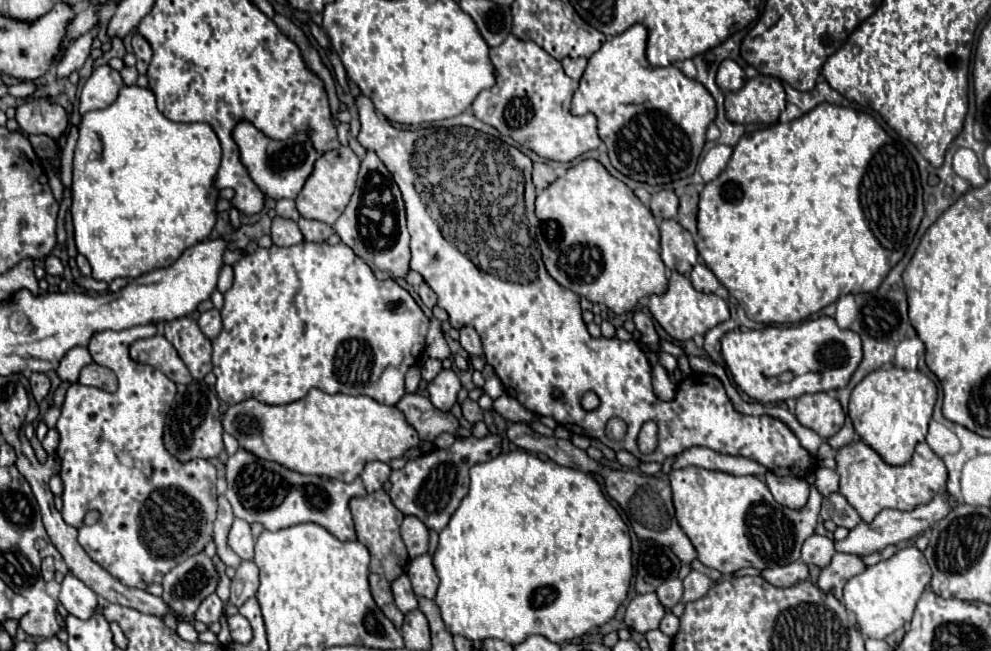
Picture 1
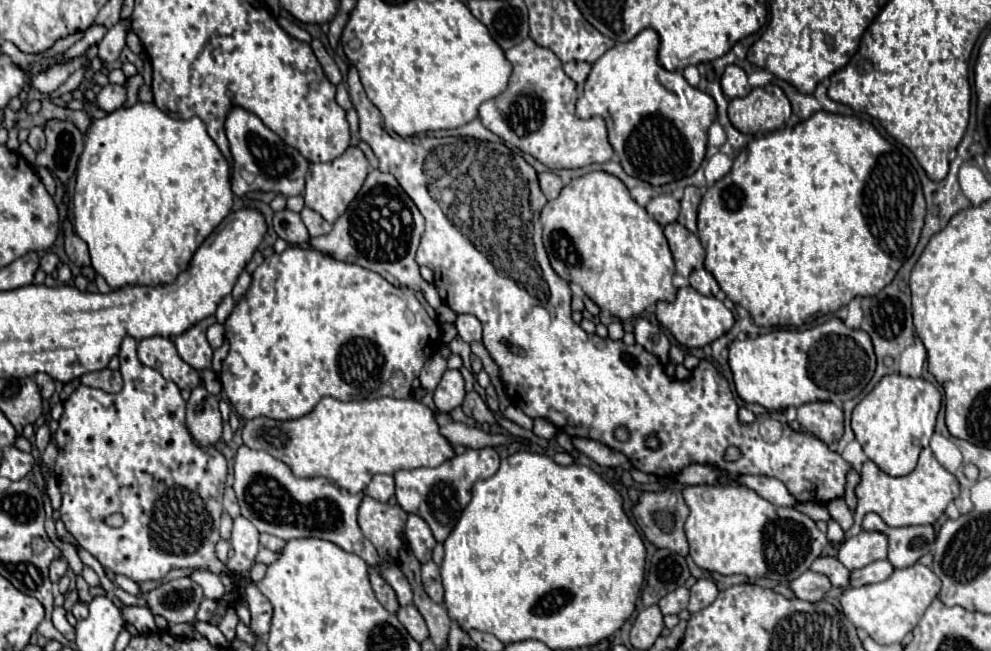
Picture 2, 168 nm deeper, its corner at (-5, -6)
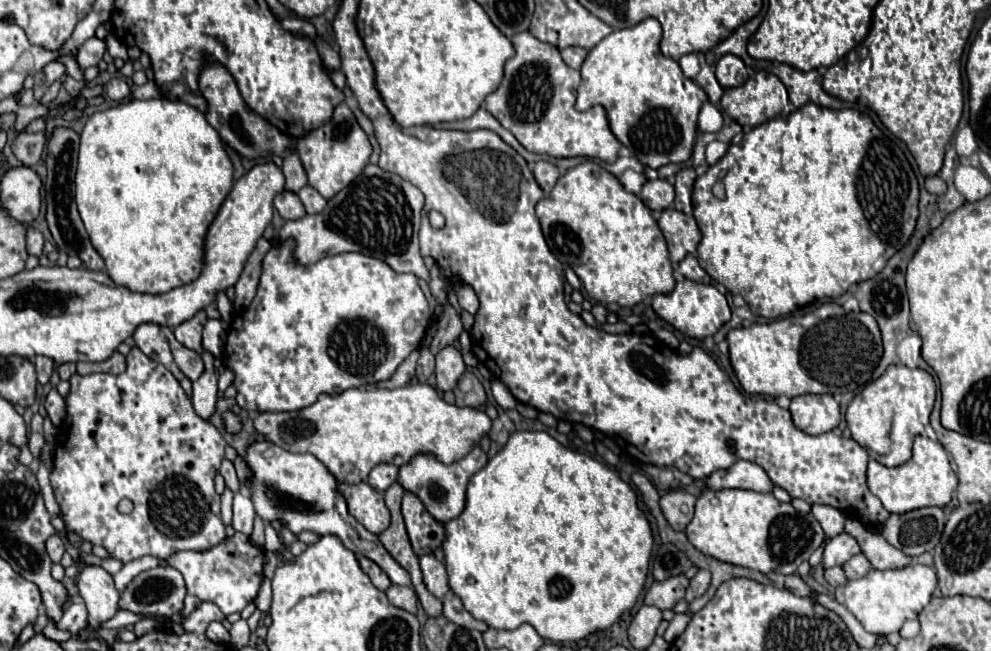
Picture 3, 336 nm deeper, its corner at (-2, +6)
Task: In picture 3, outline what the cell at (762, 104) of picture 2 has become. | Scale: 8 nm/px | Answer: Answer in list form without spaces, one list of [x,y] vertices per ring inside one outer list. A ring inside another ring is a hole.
[[[759,71],[745,85],[725,89],[721,97],[723,111],[739,125],[757,127],[781,115],[787,105],[787,89],[773,75]]]

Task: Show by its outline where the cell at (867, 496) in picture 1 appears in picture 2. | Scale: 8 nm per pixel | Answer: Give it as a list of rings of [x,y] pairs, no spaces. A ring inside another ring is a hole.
[[[930,447],[922,449],[916,469],[910,475],[904,475],[904,477],[890,477],[884,471],[880,471],[872,461],[866,461],[862,465],[862,483],[856,487],[858,507],[856,507],[856,513],[854,513],[854,527],[844,533],[844,542],[862,531],[862,527],[860,527],[862,517],[870,511],[878,513],[888,527],[930,525],[940,515],[944,515],[948,503],[954,501],[958,497],[958,493],[960,493],[958,479],[952,473],[948,473],[936,461]]]

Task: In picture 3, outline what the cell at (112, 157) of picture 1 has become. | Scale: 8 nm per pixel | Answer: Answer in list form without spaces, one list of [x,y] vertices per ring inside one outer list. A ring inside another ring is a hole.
[[[133,99],[129,103],[121,103],[117,107],[111,107],[107,111],[93,113],[81,133],[81,149],[79,149],[79,167],[75,175],[75,189],[77,189],[77,209],[85,223],[85,229],[91,237],[93,247],[103,257],[109,277],[123,287],[129,287],[131,291],[141,293],[165,293],[169,289],[175,289],[179,285],[187,285],[193,279],[199,277],[203,269],[203,241],[205,233],[215,219],[221,203],[225,201],[227,193],[233,187],[233,165],[227,157],[227,151],[217,135],[217,131],[207,123],[205,115],[197,111],[195,107],[183,103],[183,101],[169,101],[169,99]]]

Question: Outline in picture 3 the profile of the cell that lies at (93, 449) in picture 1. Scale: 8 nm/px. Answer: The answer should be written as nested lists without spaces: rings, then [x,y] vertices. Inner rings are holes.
[[[133,347],[127,355],[127,369],[123,375],[79,375],[75,373],[71,379],[71,389],[65,397],[67,405],[67,415],[63,423],[59,425],[57,431],[57,445],[55,445],[55,461],[53,461],[53,471],[51,471],[51,487],[55,491],[55,501],[59,503],[63,511],[63,519],[71,531],[77,531],[85,541],[91,545],[103,545],[111,557],[129,563],[133,559],[151,555],[157,559],[167,559],[177,551],[207,551],[215,545],[219,545],[225,539],[225,527],[219,519],[219,495],[215,493],[215,477],[219,473],[219,465],[225,457],[225,439],[217,427],[213,427],[209,421],[203,421],[191,405],[191,399],[185,395],[181,389],[179,381],[173,377],[171,371],[167,371],[163,365],[157,361],[149,359],[139,347]],[[127,497],[133,501],[133,511],[129,515],[119,515],[117,503]]]

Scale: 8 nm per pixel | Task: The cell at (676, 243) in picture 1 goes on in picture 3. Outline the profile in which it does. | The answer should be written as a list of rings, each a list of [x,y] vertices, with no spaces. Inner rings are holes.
[[[669,207],[661,213],[659,227],[667,239],[673,265],[677,265],[685,255],[697,251],[697,245],[701,241],[701,231],[691,215],[685,215]]]

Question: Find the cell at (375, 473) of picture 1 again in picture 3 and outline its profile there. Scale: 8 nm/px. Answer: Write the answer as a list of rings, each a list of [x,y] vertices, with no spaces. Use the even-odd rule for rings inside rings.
[[[381,463],[381,465],[377,465],[377,467],[371,469],[367,483],[369,483],[373,489],[377,489],[377,491],[383,493],[391,483],[397,481],[397,471],[399,471],[399,469],[397,469],[395,465]]]

